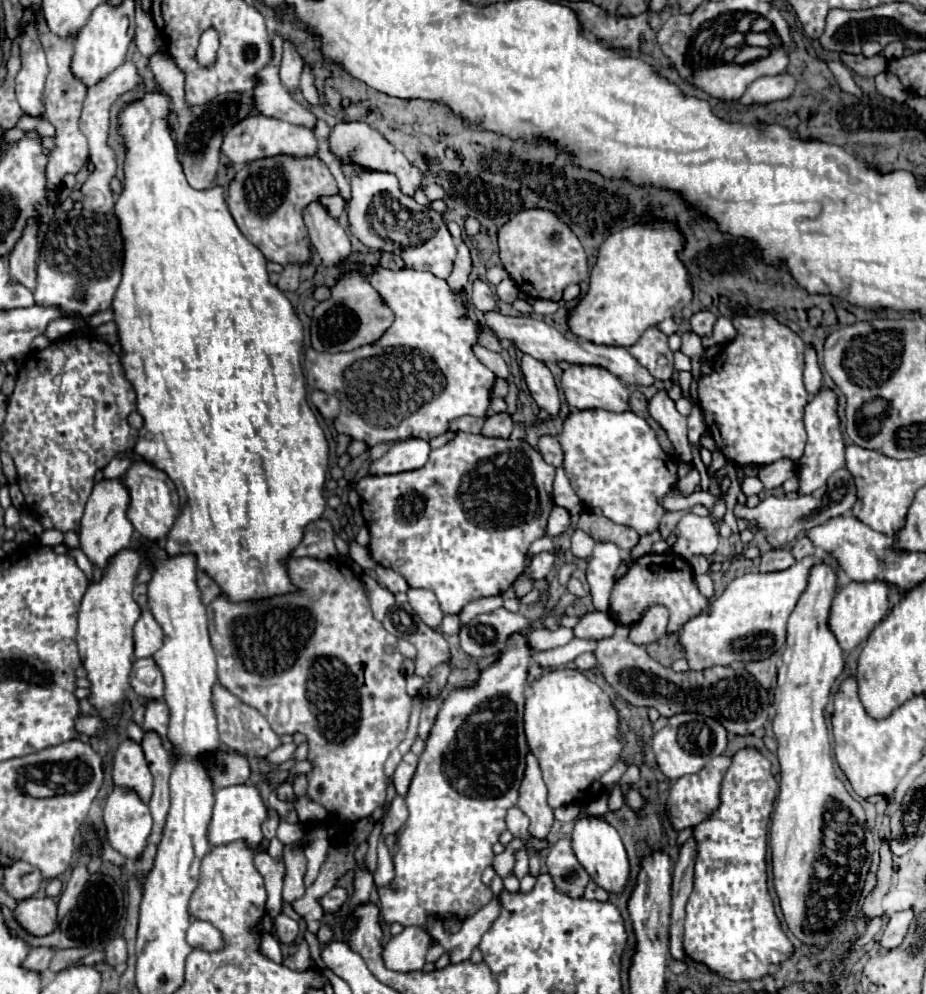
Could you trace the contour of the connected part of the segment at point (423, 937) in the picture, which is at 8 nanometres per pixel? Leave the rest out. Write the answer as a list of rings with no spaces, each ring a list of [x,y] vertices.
[[[406,927],[400,935],[392,937],[386,943],[382,959],[390,971],[398,973],[420,971],[426,963],[428,949],[430,949],[430,935],[420,927]]]

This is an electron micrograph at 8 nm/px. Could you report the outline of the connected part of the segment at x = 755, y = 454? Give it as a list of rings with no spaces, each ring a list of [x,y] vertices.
[[[734,311],[732,323],[736,327],[736,337],[724,345],[724,365],[698,381],[698,399],[704,423],[730,463],[770,465],[782,457],[798,461],[806,443],[802,415],[804,403],[808,401],[808,391],[800,379],[800,369],[804,369],[806,345],[790,327],[776,321],[766,311],[758,311],[756,315]]]

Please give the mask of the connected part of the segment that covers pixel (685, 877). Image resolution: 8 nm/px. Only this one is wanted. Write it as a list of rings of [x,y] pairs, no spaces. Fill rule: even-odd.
[[[688,839],[680,849],[680,859],[672,873],[672,915],[670,915],[670,953],[674,959],[684,959],[682,933],[684,933],[684,907],[692,893],[696,841]]]

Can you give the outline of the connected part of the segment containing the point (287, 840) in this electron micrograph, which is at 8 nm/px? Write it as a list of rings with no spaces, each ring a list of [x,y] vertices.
[[[284,819],[280,821],[280,827],[278,827],[278,833],[276,837],[284,843],[284,845],[292,845],[292,843],[300,843],[302,841],[302,827],[300,825],[294,825],[294,823],[286,823]]]

